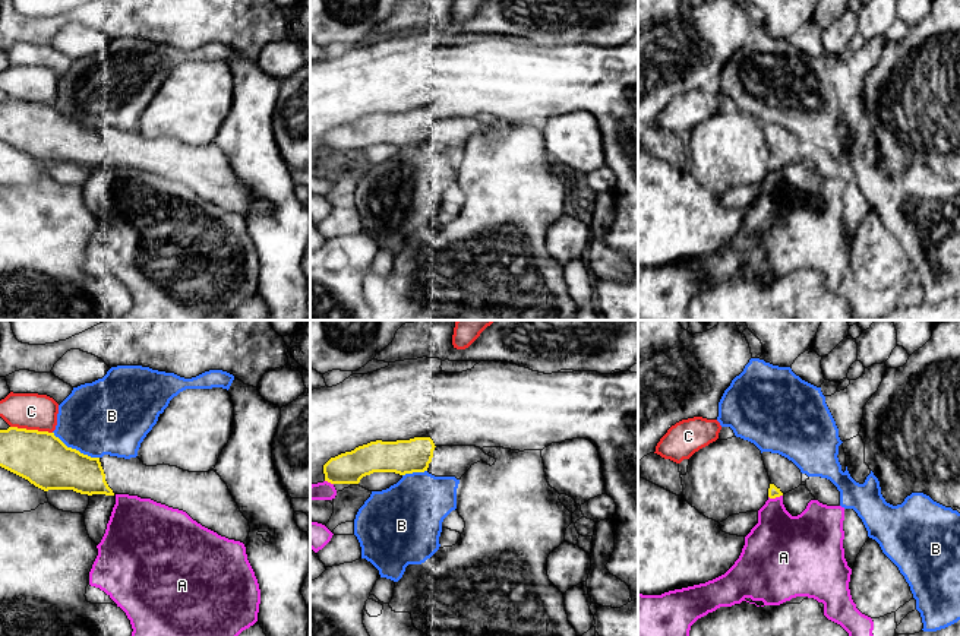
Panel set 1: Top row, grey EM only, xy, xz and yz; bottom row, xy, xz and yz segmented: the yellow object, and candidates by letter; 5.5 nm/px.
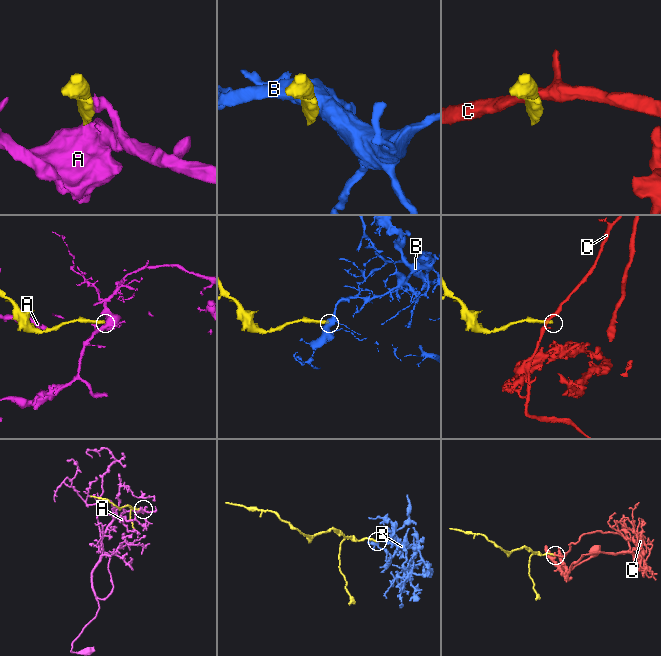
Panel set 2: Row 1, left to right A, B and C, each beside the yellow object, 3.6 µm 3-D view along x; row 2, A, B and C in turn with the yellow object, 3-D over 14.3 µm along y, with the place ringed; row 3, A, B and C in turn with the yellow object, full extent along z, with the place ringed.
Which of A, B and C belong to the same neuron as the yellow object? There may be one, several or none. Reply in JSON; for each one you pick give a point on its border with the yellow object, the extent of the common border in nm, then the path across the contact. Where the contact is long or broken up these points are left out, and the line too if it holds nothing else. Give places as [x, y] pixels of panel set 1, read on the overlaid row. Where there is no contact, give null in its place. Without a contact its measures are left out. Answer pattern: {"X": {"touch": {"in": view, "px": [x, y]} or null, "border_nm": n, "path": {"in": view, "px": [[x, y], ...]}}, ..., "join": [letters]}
{"join": []}

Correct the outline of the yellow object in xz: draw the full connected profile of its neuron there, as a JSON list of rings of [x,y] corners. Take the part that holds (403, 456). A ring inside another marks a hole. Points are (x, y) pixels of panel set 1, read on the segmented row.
[[[430,437],[397,442],[370,442],[331,458],[323,465],[325,481],[359,484],[373,472],[400,475],[424,472],[435,477],[461,477],[477,462],[495,465],[496,459],[476,446],[436,446]]]

